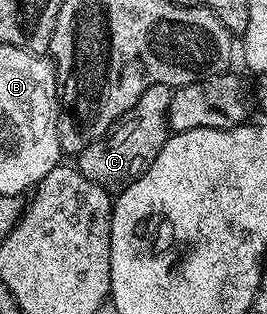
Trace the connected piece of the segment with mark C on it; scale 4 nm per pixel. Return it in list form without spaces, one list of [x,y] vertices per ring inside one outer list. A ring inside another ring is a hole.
[[[150,85],[136,99],[132,108],[118,120],[118,124],[106,136],[98,141],[93,141],[84,151],[77,154],[76,168],[92,179],[107,191],[121,191],[127,189],[133,181],[140,179],[144,171],[160,155],[168,136],[166,116],[172,89],[168,85]]]

